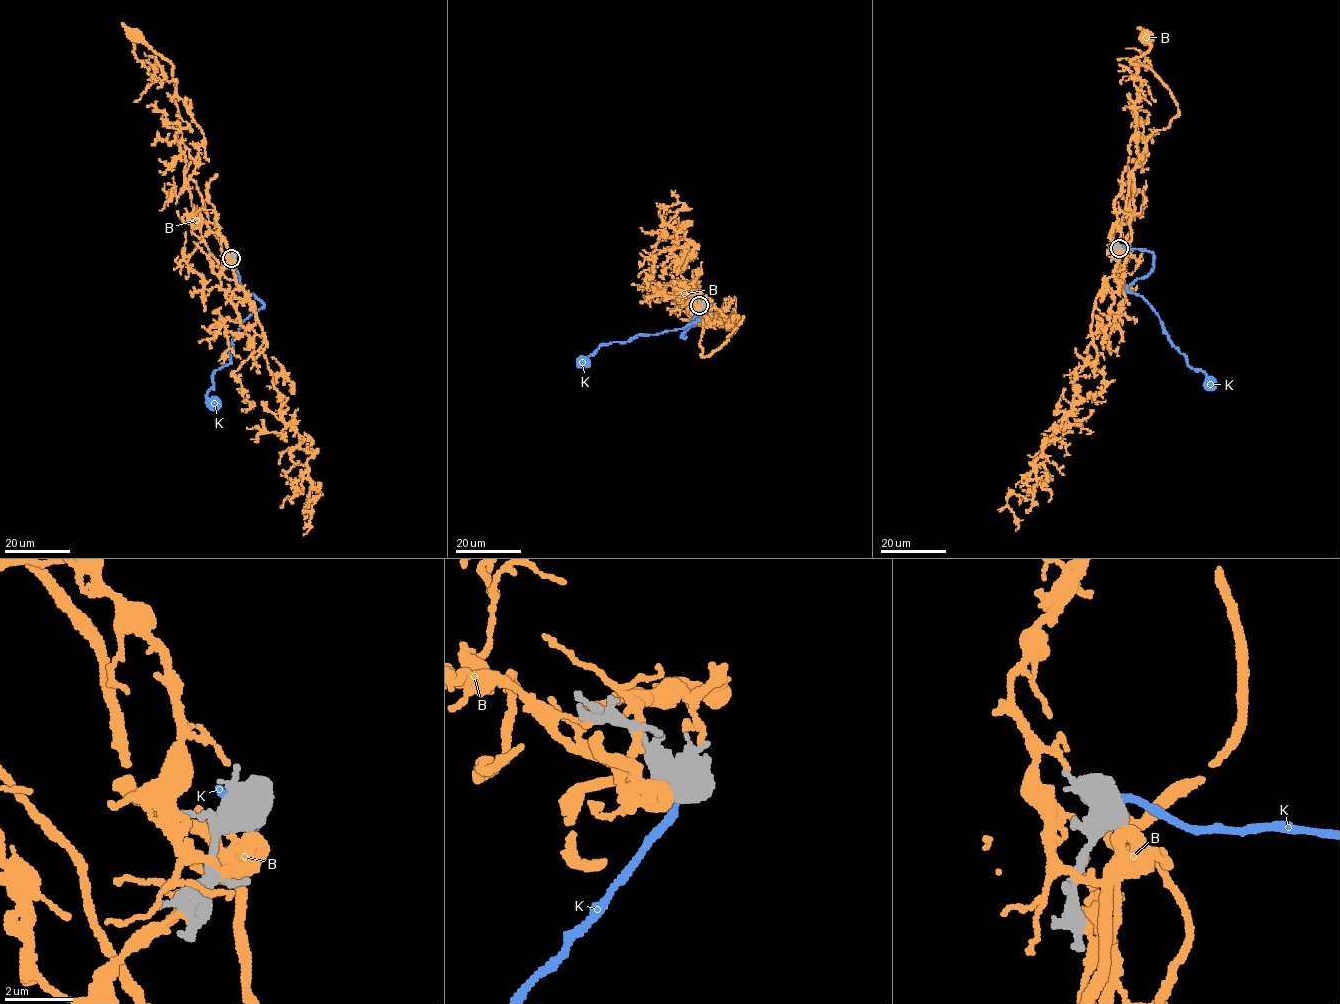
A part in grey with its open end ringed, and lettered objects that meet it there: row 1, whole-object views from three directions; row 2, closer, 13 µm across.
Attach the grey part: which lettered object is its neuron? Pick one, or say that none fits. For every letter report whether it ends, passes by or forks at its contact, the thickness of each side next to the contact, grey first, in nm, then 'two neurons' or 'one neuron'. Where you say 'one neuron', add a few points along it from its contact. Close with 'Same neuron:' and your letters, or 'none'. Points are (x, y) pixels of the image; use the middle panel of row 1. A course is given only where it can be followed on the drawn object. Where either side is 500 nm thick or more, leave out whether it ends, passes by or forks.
B: calibres 550 and 480 nm; two neurons
K: calibres 600 and 300 nm; two neurons
Same neuron: none

